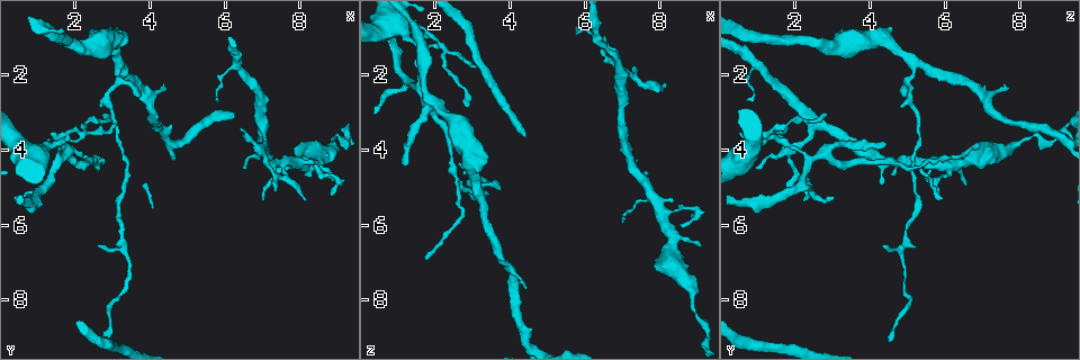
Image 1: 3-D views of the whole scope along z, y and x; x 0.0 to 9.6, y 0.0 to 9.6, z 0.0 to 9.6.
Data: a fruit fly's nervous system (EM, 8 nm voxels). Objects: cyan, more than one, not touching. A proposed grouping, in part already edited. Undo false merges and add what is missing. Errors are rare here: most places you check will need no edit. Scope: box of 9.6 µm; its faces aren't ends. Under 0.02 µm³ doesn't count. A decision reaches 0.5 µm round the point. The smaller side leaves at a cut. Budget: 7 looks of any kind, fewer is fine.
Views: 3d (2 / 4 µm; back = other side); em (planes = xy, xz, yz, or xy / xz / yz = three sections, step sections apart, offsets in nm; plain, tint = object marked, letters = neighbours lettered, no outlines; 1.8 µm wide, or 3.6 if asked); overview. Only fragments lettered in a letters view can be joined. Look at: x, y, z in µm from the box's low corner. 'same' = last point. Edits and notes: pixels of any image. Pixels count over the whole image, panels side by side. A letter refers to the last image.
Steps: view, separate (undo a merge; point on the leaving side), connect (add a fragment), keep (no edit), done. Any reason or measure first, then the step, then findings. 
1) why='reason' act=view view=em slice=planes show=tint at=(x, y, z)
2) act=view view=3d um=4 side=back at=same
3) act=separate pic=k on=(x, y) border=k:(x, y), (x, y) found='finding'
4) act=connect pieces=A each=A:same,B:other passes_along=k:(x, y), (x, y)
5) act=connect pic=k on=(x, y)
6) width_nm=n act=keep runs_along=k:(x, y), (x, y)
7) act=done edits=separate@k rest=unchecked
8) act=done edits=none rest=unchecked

act=view view=em slice=xz step=16 show=tint at=(6.55, 4.55, 1.05)

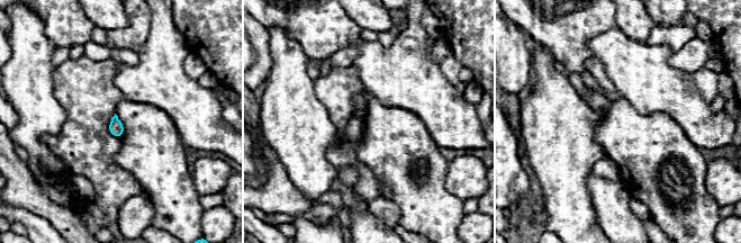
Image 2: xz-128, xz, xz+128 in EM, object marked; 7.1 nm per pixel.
why='cut it another way' act=view view=em slice=planes show=letters at=same

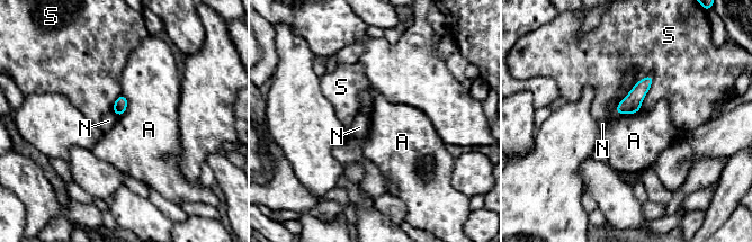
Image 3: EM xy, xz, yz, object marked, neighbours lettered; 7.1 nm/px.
act=keep each=A:other,N:other,S:other border=3:(633, 87), (617, 105), (617, 115) found='none of them fits'

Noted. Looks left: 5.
why='long arm stops here' act=view view=em slice=xz step=8 show=tint at=(1.70, 3.80, 6.90)

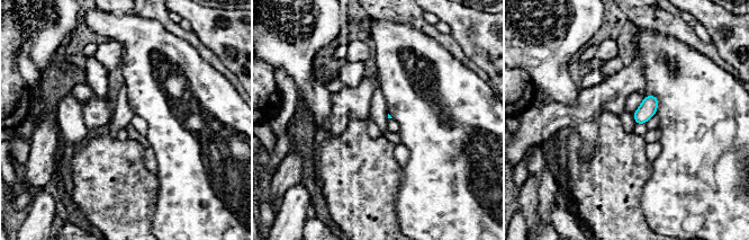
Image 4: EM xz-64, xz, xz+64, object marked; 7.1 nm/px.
act=view view=em slice=xy step=4 show=letters at=same

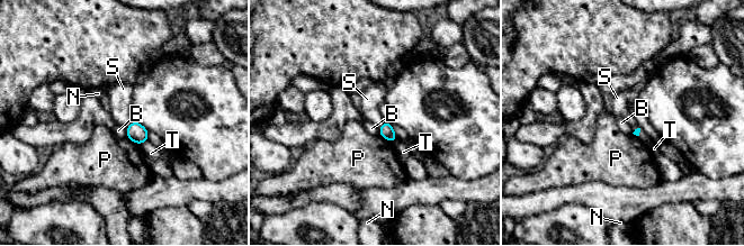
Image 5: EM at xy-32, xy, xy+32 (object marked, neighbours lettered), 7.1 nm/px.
act=keep each=B:other,N:other,P:other,S:other,T:other border=5:(133, 120), (126, 128) found='no lettered fragment goes on from it'

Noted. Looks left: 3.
why='an open end' act=view view=em slice=planes show=letters at=(1.25, 3.90, 4.40)

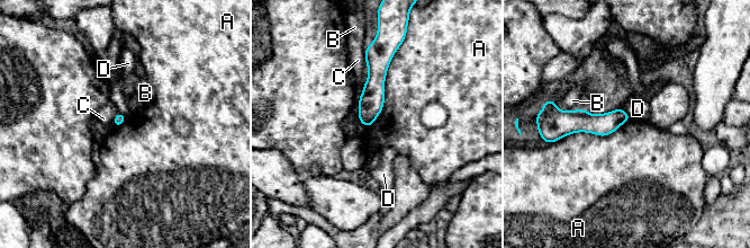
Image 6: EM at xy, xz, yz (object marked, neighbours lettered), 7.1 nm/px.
longest_contact=A:600nm act=keep each=A:other,B:other,C:other,D:other found='none of them fits'

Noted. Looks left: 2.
act=done edits=none rest=unchecked

